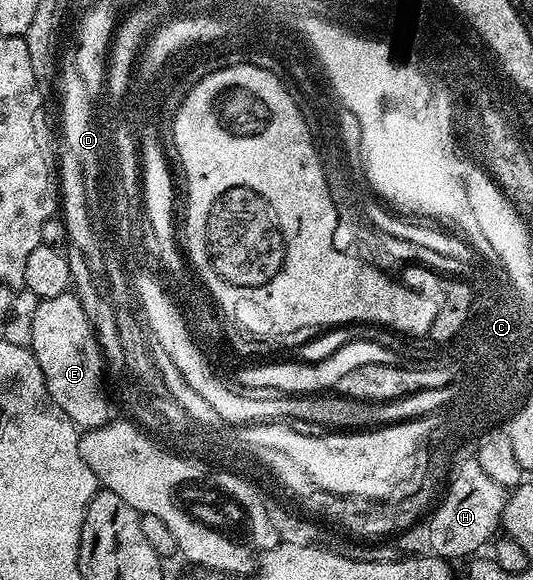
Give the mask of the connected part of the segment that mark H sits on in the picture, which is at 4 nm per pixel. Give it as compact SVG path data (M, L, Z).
M475 457L461 458L447 478L446 490L435 504L436 512L428 523L431 554L449 561L475 556L479 552L476 550L497 534L495 531L498 531L504 518L505 502L506 488L490 478L482 469L482 465L478 465Z

